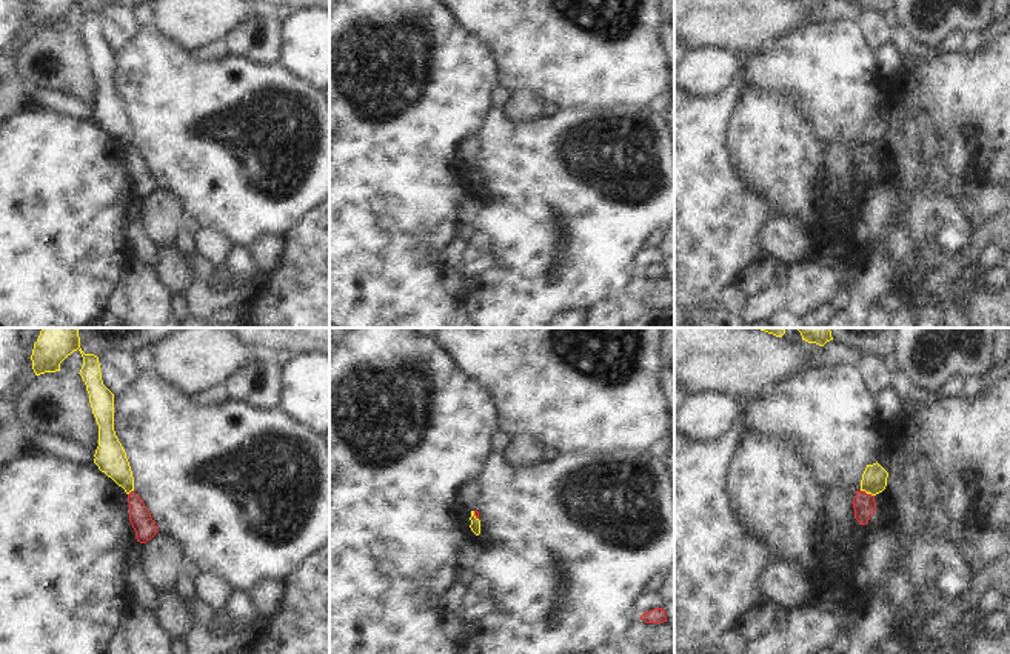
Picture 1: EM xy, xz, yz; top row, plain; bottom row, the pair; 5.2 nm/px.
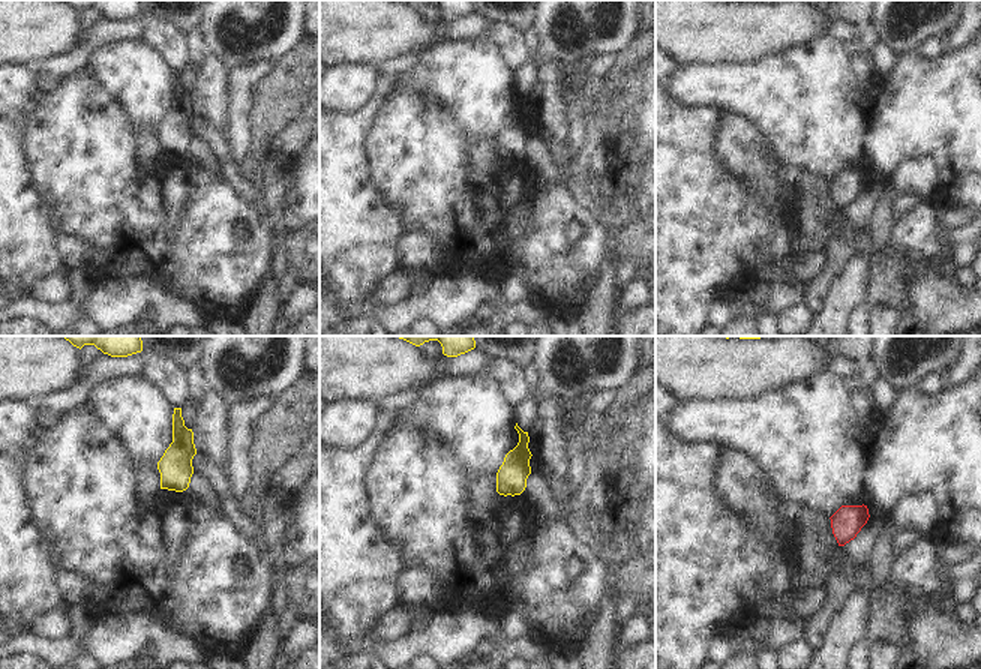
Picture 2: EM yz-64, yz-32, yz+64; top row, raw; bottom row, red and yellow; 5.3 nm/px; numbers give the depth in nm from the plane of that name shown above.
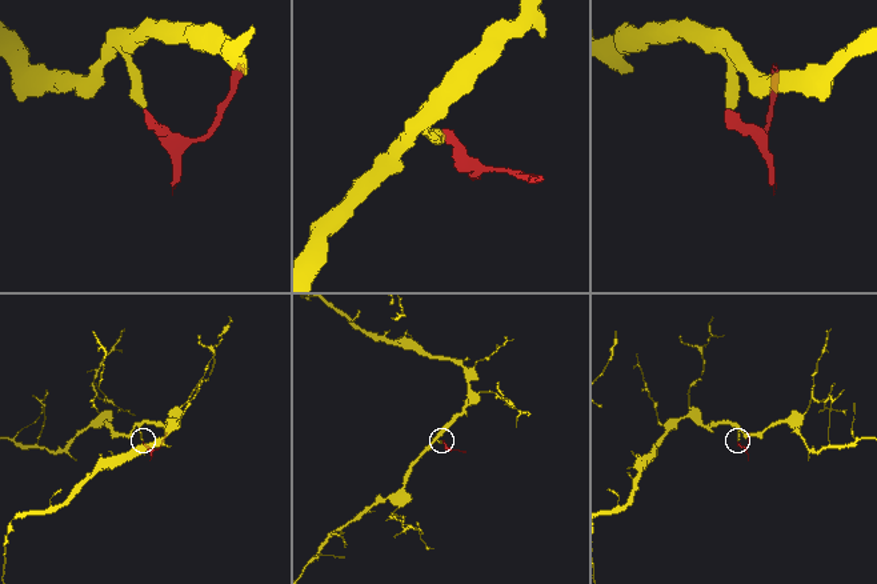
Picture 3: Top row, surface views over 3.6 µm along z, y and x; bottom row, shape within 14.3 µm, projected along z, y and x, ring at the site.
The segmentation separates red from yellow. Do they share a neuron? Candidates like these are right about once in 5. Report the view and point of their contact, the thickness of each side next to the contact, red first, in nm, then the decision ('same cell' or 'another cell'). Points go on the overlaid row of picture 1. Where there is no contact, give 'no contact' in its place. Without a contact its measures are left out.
yz (866, 493) | 120/130 nm | another cell

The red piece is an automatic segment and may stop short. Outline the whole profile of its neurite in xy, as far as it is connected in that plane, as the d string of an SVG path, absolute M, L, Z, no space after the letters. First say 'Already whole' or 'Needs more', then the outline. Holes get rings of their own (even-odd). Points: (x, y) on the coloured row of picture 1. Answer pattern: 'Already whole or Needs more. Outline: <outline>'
Already whole. Outline: M131 491L128 494L129 503L129 522L135 531L135 539L140 543L146 543L151 540L157 532L157 525L151 517L151 512L145 506L143 500Z

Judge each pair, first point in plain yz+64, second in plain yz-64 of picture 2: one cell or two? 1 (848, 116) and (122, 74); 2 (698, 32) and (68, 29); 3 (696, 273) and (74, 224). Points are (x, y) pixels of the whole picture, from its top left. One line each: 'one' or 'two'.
1: one
2: one
3: two

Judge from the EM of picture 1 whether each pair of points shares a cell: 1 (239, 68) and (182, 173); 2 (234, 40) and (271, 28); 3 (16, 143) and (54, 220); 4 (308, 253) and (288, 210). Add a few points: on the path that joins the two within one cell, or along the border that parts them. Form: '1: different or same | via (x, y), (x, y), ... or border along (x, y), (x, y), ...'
1: same | via (225, 94), (193, 123), (191, 146)
2: same | via (244, 34), (257, 20), (262, 23)
3: same | via (34, 162), (39, 166), (40, 185), (48, 202)
4: different | border along (313, 210), (285, 237)

